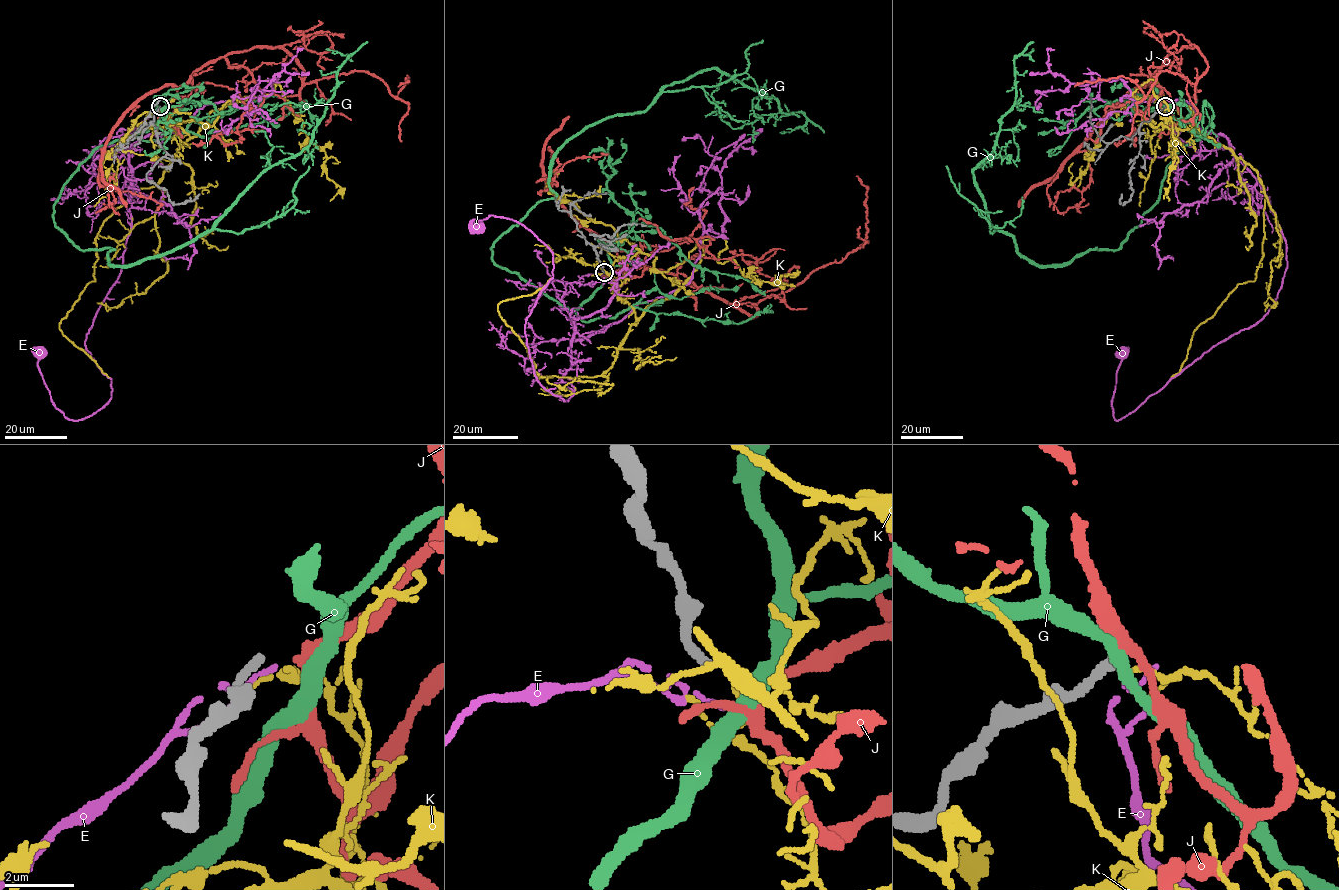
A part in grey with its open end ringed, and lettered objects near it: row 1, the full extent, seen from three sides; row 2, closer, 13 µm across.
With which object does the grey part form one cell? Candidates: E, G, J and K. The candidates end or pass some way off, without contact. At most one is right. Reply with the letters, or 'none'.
J

